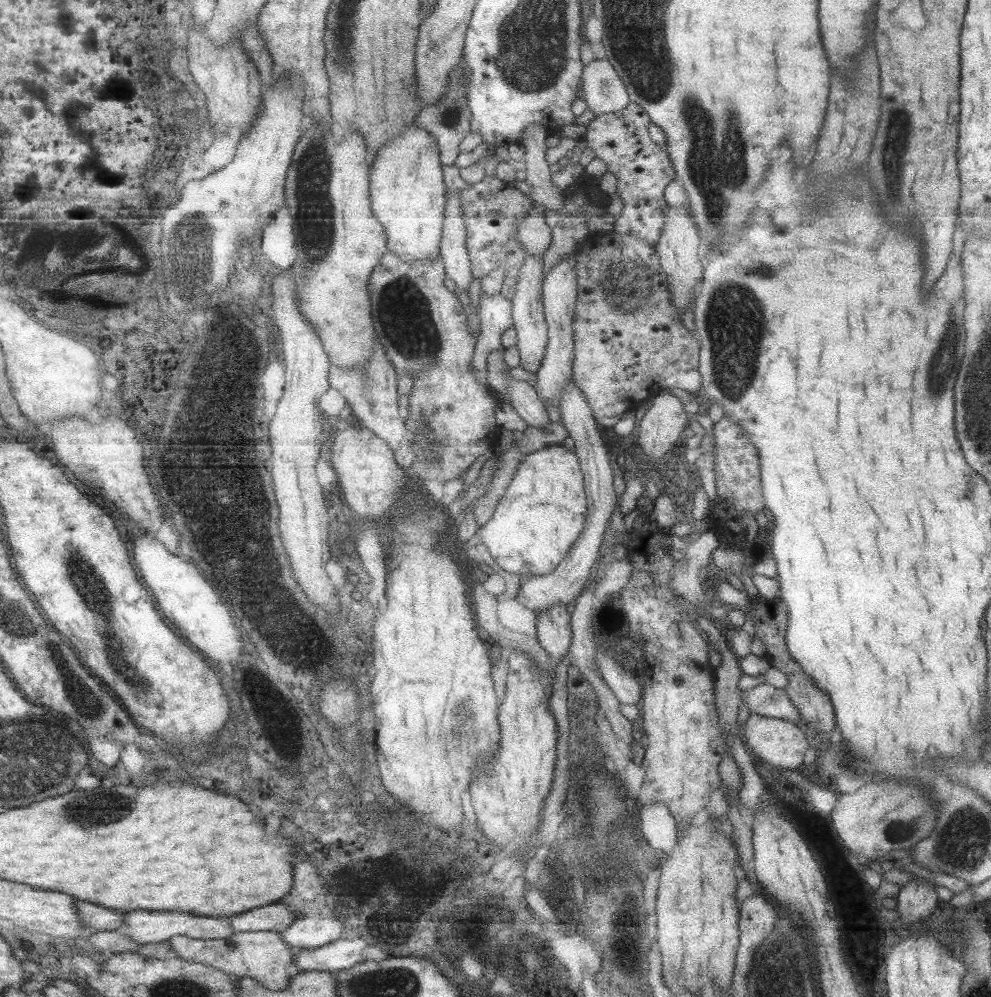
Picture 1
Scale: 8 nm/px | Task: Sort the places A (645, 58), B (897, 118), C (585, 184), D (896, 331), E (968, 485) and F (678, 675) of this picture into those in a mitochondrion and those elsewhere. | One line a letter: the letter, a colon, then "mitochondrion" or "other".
A: mitochondrion
B: other
C: other
D: other
E: mitochondrion
F: mitochondrion

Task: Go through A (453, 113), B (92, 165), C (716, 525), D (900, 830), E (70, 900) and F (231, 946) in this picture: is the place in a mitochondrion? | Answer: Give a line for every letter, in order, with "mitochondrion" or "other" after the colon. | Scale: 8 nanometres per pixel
A: mitochondrion
B: mitochondrion
C: other
D: mitochondrion
E: other
F: other

